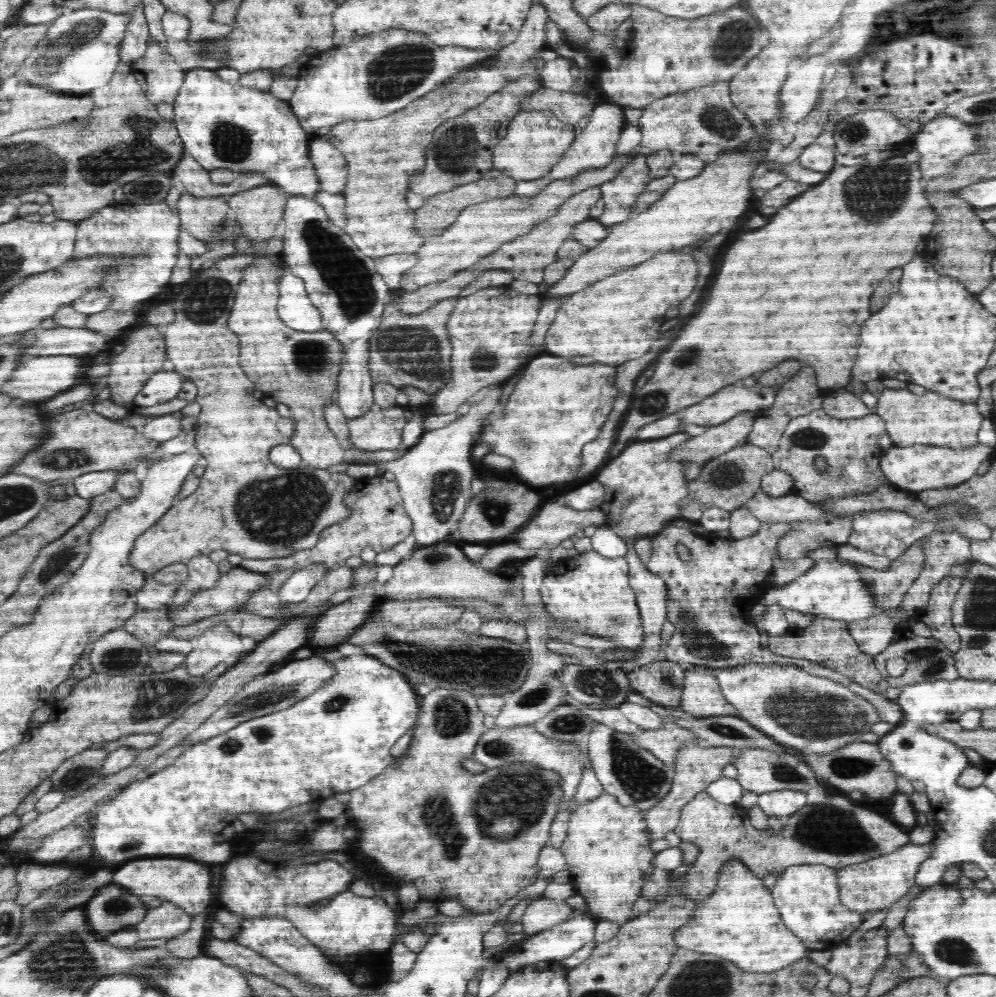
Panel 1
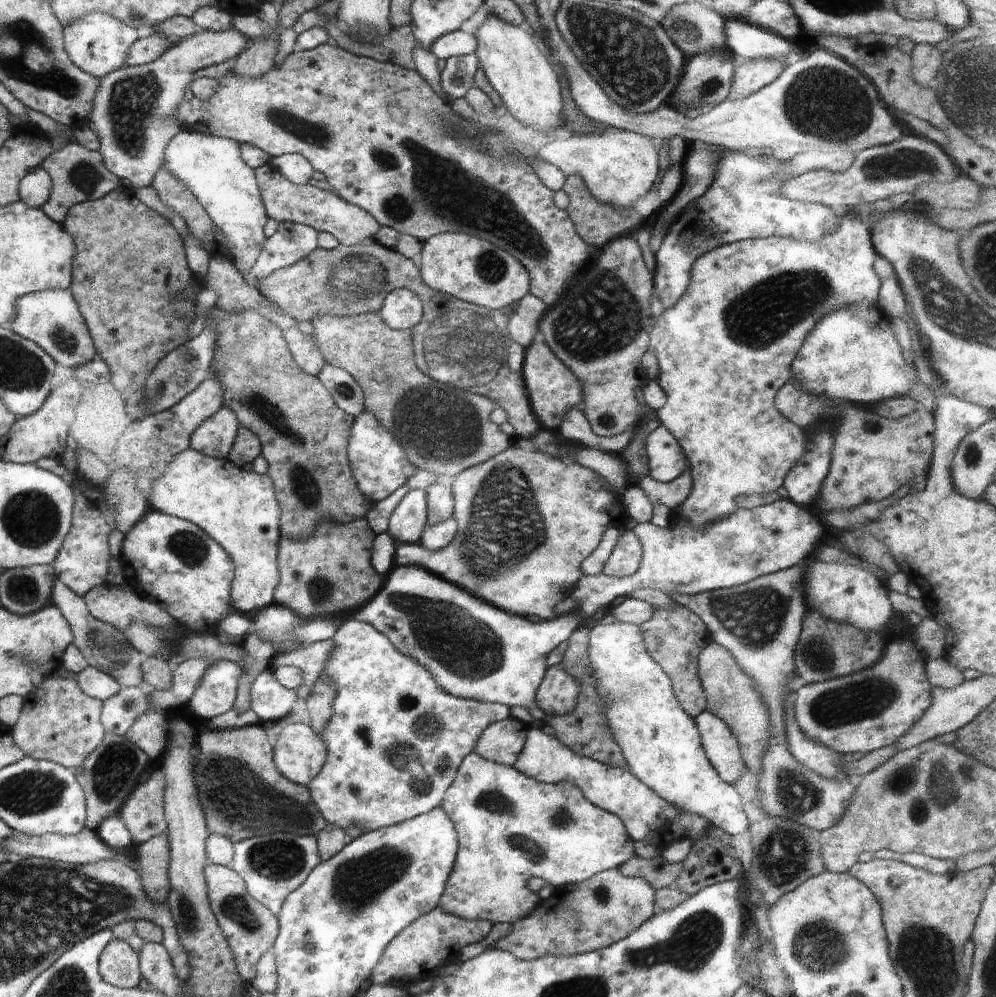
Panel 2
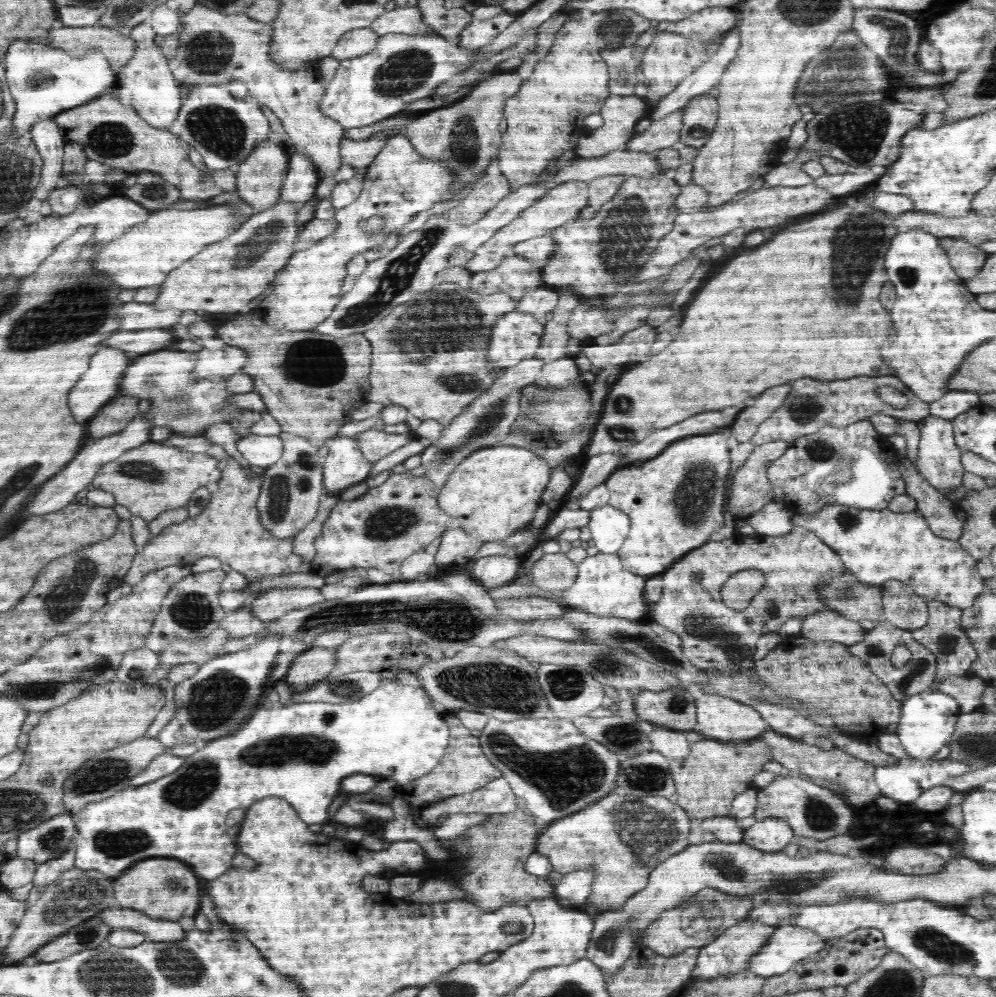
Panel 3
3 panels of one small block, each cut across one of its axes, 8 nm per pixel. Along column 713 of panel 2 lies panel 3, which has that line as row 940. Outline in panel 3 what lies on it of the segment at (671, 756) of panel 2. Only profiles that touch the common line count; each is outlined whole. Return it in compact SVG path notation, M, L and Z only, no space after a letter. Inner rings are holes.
M777 927L764 948L752 956L748 969L761 977L778 976L790 971L796 963L816 955L825 946L825 939L809 928Z

